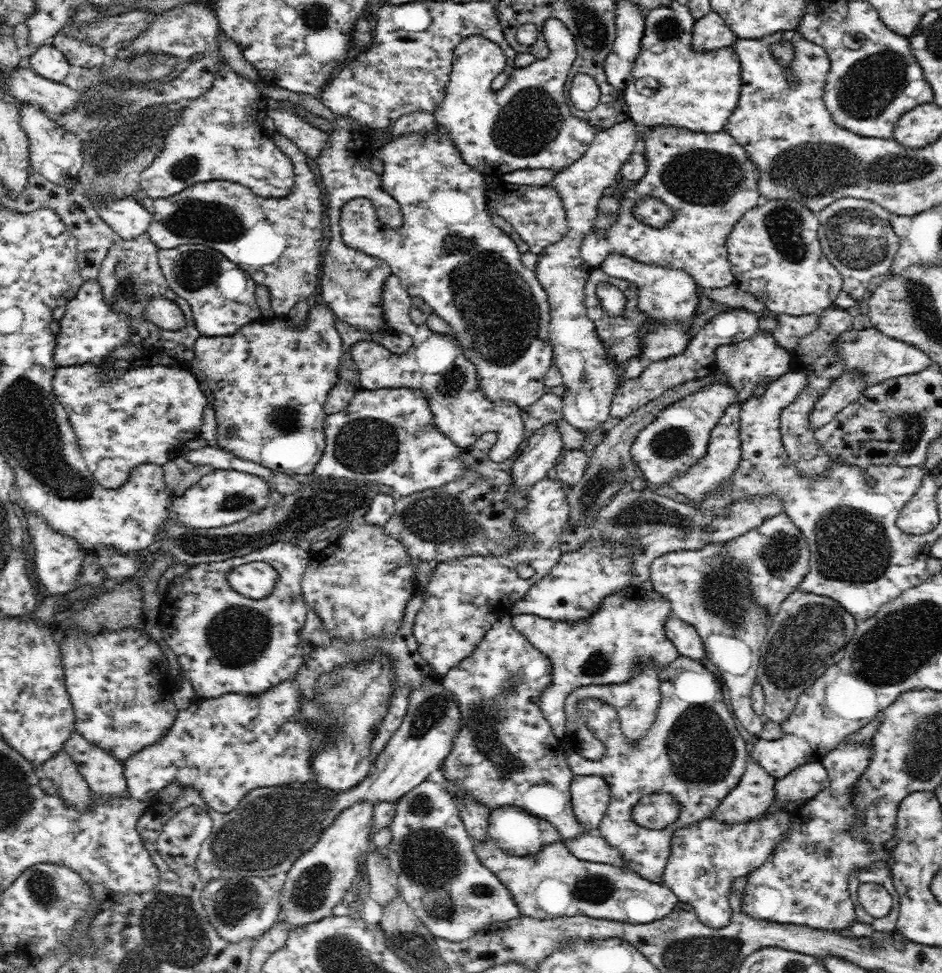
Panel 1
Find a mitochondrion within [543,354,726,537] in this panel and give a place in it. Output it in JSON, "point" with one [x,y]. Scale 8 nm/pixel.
{"point":[600,480]}

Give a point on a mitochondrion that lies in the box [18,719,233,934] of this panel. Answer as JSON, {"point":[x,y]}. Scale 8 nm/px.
{"point":[40,887]}

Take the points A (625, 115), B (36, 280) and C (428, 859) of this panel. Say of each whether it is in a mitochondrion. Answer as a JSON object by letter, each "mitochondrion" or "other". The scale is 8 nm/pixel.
{"A":"other","B":"other","C":"mitochondrion"}

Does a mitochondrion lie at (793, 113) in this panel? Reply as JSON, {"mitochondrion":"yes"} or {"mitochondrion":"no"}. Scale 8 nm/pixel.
{"mitochondrion":"no"}

